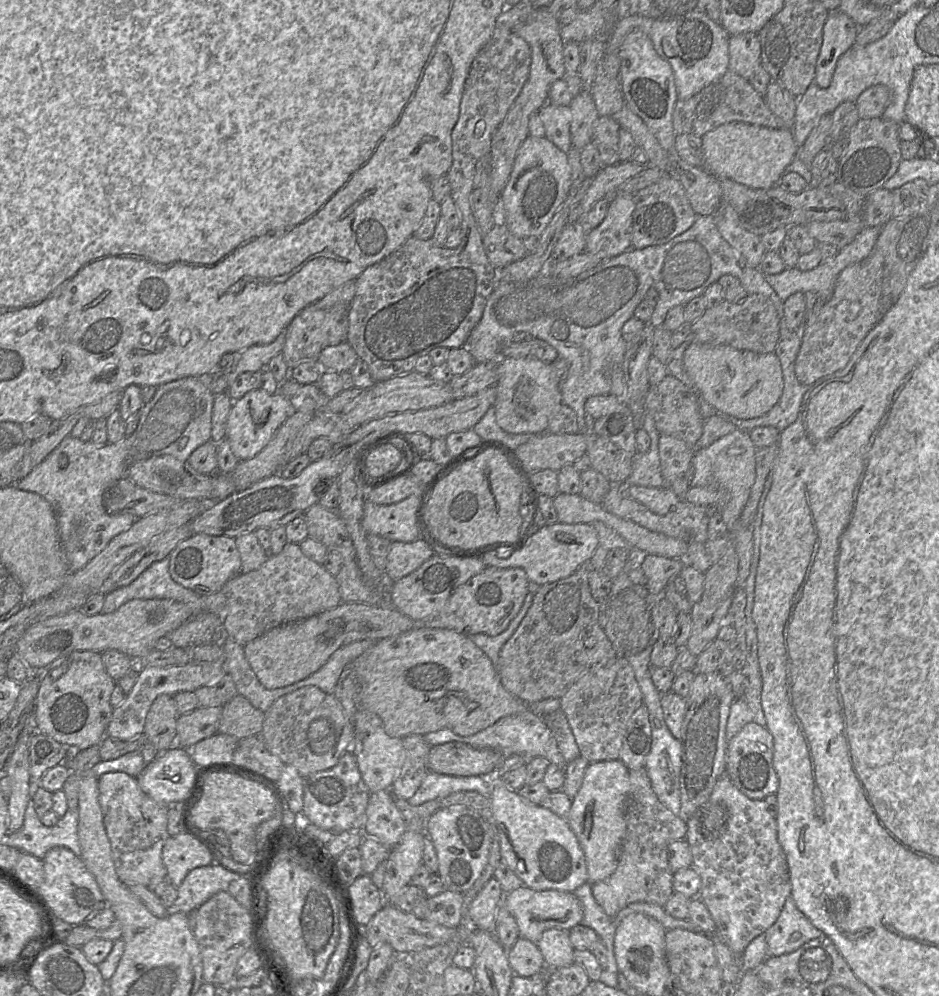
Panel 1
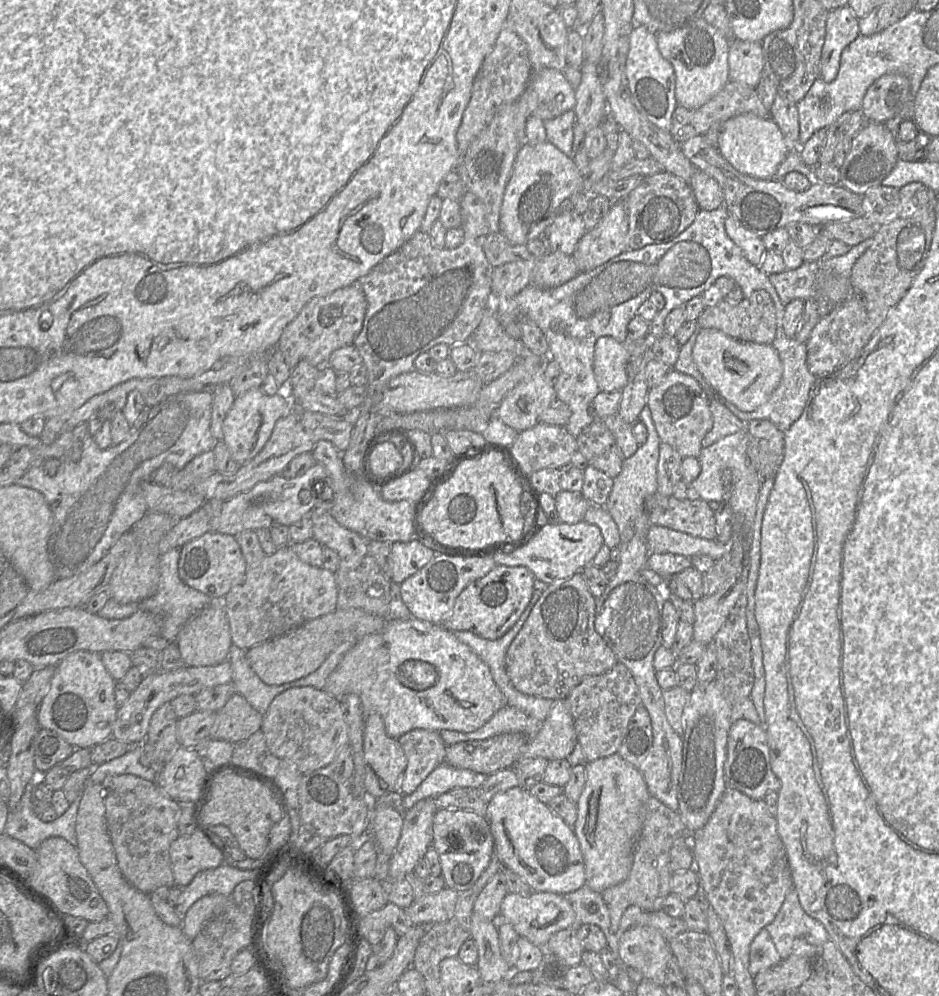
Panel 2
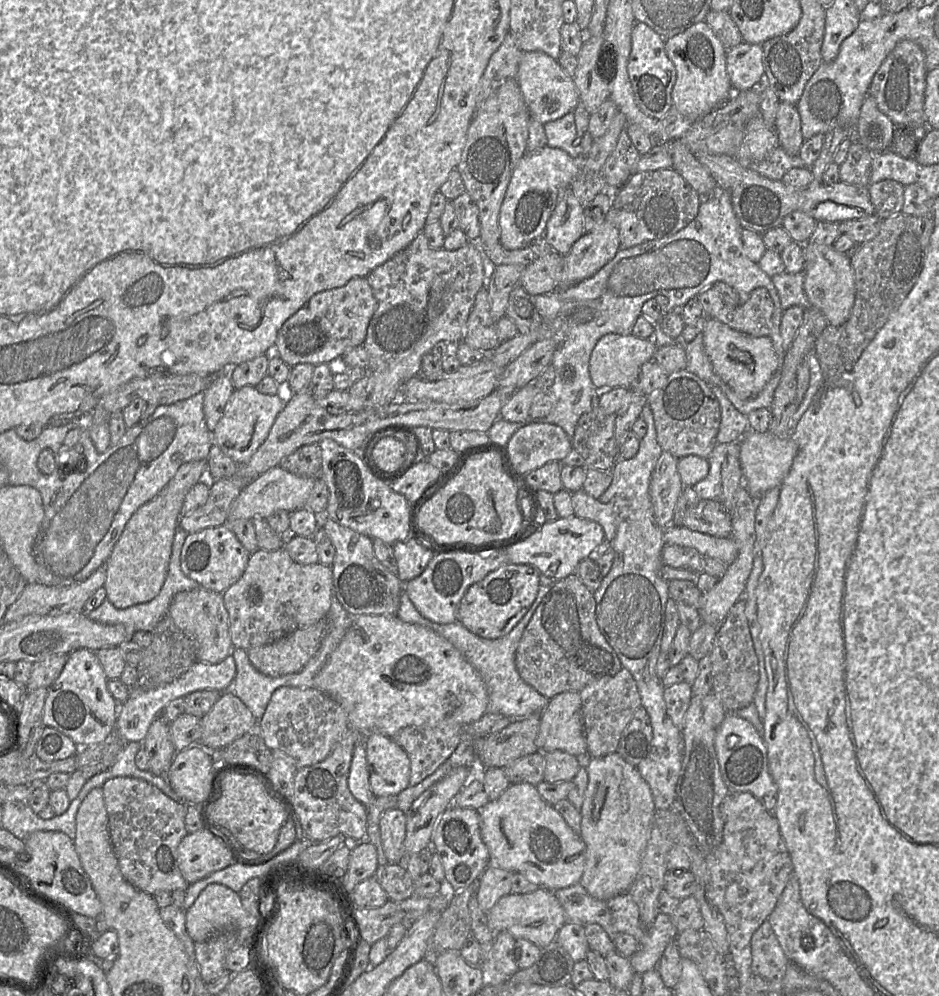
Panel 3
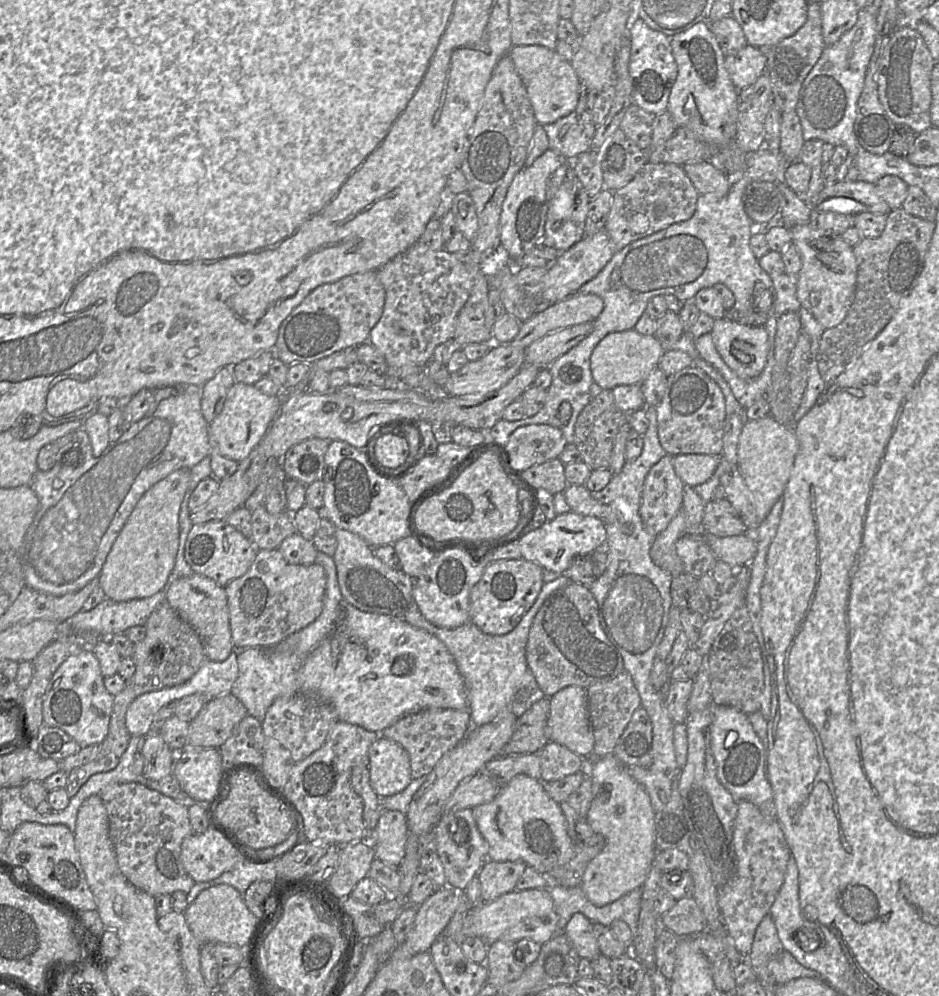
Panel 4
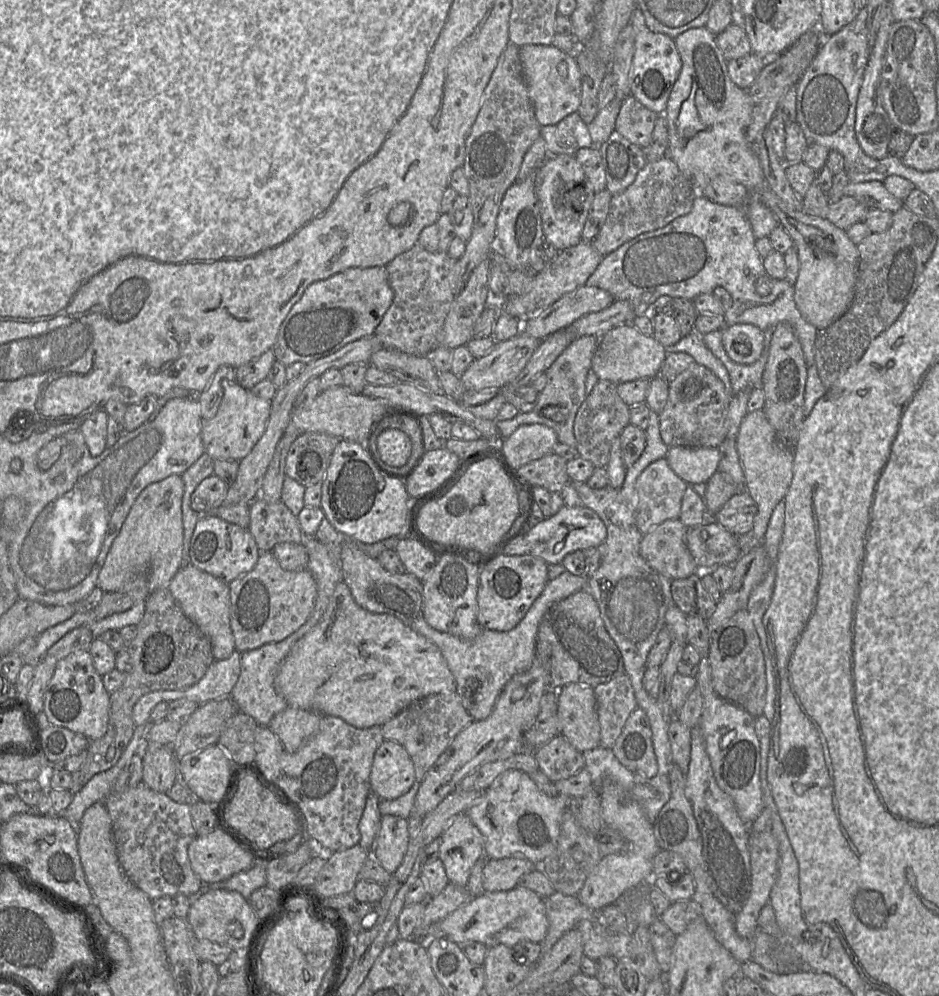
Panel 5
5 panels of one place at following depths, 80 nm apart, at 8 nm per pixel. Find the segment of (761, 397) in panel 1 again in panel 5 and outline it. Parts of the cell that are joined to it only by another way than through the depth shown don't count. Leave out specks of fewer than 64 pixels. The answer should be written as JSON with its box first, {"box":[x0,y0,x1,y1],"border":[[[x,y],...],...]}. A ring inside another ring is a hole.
{"box":[722,324,764,365],"border":[[[734,324],[722,328],[722,343],[737,364],[750,365],[761,356],[764,332],[752,324]]]}

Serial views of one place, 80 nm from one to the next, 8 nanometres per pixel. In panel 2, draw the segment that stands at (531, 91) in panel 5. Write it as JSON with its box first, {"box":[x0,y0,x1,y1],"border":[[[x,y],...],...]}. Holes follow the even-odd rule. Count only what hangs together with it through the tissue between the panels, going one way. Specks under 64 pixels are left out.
{"box":[529,68,576,121],"border":[[[541,68],[532,72],[529,88],[537,97],[532,115],[542,121],[556,118],[576,105],[575,91],[562,71]]]}

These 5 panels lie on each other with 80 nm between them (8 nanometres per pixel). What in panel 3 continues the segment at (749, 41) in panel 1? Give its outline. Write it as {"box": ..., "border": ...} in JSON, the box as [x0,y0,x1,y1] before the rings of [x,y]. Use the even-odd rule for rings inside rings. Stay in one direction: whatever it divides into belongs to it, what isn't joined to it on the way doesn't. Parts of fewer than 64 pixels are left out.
{"box":[726,42,765,91],"border":[[[741,42],[728,49],[726,70],[734,91],[765,85],[762,46]]]}

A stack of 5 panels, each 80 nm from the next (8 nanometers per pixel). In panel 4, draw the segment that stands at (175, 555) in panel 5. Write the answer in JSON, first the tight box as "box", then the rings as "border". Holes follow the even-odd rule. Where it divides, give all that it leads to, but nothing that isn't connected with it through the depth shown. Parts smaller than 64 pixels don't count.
{"box":[98,468,190,602],"border":[[[182,468],[153,485],[136,504],[115,540],[98,576],[106,599],[126,602],[144,599],[163,590],[179,547],[179,514],[190,484],[190,469]]]}

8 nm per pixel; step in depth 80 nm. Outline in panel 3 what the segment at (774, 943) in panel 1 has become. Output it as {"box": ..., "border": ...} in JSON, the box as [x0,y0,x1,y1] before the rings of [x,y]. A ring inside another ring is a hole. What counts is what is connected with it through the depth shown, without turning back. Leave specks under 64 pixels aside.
{"box":[768,875,843,973],"border":[[[794,875],[789,879],[768,921],[786,957],[806,972],[819,973],[820,967],[830,959],[831,955],[843,951],[829,927],[819,918],[810,915],[804,908],[799,883]],[[808,936],[812,937],[814,944],[813,948],[806,949],[803,947],[803,938]]]}

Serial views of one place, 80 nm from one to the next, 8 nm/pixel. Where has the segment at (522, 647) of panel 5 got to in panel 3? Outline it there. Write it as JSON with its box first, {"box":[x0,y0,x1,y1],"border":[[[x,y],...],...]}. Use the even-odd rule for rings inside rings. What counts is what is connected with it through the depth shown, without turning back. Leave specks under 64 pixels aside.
{"box":[396,586,551,721],"border":[[[540,586],[534,602],[522,619],[507,635],[497,639],[479,637],[470,632],[458,621],[452,624],[436,624],[431,622],[418,612],[404,591],[401,593],[400,605],[396,615],[404,622],[427,627],[447,639],[481,676],[488,694],[486,713],[501,714],[512,721],[540,714],[549,702],[549,699],[539,694],[520,677],[515,665],[515,653],[527,624],[550,589],[551,586]]]}

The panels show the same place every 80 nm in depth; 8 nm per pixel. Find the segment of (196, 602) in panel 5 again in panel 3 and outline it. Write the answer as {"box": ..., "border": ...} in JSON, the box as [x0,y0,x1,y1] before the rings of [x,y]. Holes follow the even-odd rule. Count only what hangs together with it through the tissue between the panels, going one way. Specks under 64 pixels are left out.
{"box":[169,587,234,664],"border":[[[204,587],[179,592],[171,602],[169,614],[176,626],[194,641],[197,662],[218,664],[231,655],[234,647],[223,593]]]}

